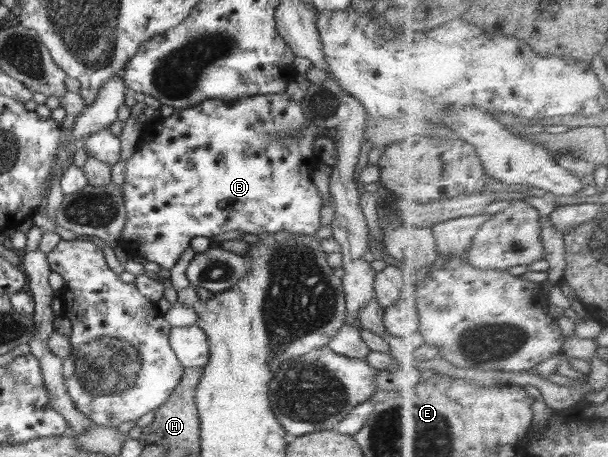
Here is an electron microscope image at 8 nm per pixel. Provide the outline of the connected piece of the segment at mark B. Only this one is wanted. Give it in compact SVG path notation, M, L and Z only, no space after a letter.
M286 92L279 94L253 95L241 97L237 100L225 102L223 100L205 100L198 106L177 109L169 118L160 118L146 122L142 129L137 151L127 159L125 164L125 183L122 186L124 205L127 213L125 225L123 225L121 245L130 255L143 257L146 261L156 262L161 267L157 272L159 278L170 278L170 269L177 264L184 250L190 246L190 240L195 236L207 236L209 239L227 232L228 230L242 230L243 232L262 236L267 233L287 231L313 235L321 225L320 210L323 200L312 182L312 174L319 162L318 154L315 154L313 143L317 137L327 137L327 129L315 127L304 116L304 111L299 100L291 100Z

